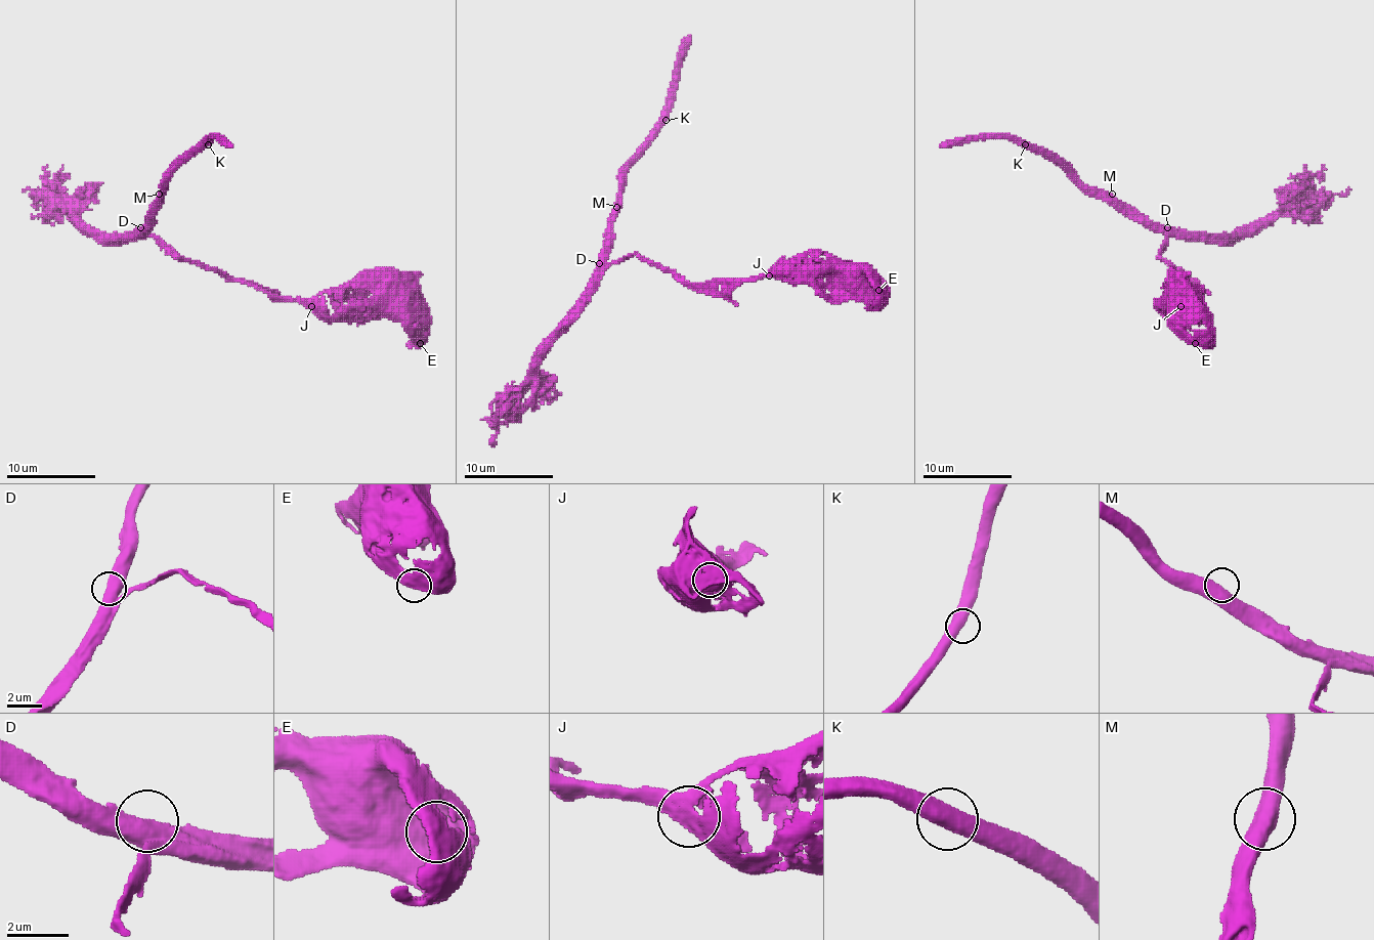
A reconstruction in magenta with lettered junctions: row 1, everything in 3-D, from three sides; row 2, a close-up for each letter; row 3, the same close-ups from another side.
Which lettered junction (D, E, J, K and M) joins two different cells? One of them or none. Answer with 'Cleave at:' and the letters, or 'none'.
Cleave at: none

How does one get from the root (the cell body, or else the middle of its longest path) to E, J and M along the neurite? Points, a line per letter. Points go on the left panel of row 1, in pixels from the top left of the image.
E: (397, 299), (420, 322), (420, 343)
J: (397, 299), (380, 299), (361, 316), (337, 322), (327, 322), (310, 305)
M: (397, 299), (380, 299), (371, 290), (270, 297), (170, 254), (147, 234), (159, 194)

